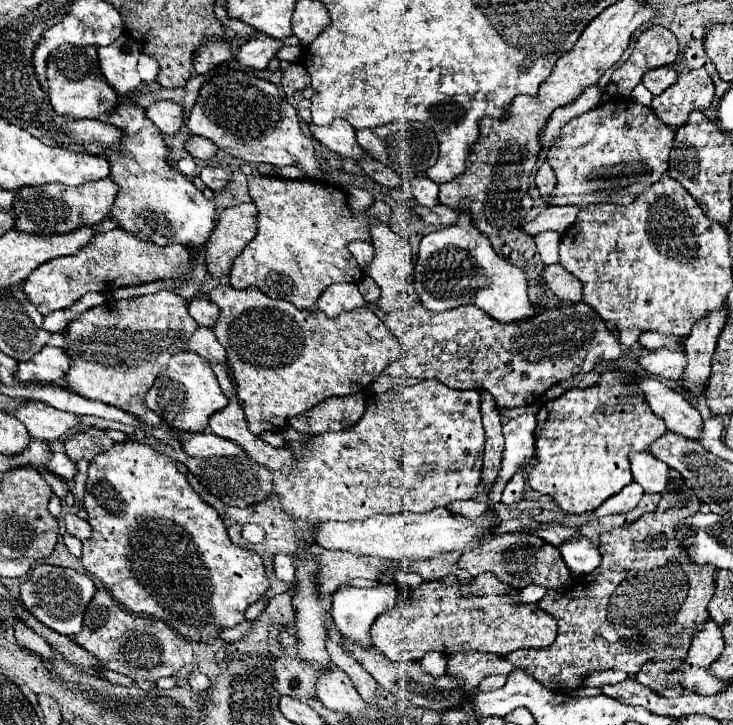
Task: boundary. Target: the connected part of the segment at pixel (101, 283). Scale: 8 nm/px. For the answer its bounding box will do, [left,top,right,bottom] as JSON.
[23,228,195,314]

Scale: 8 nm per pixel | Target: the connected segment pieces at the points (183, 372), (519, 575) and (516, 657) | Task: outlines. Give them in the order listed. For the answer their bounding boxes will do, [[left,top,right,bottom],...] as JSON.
[[147,352,229,432],[459,532,571,590],[503,476,715,692]]

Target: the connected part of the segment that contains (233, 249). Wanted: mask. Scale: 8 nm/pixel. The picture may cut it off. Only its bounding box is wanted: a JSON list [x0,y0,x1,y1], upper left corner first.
[205,202,257,276]

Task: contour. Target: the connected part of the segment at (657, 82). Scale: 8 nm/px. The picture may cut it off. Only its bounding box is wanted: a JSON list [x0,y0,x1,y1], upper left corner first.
[641,66,677,94]

